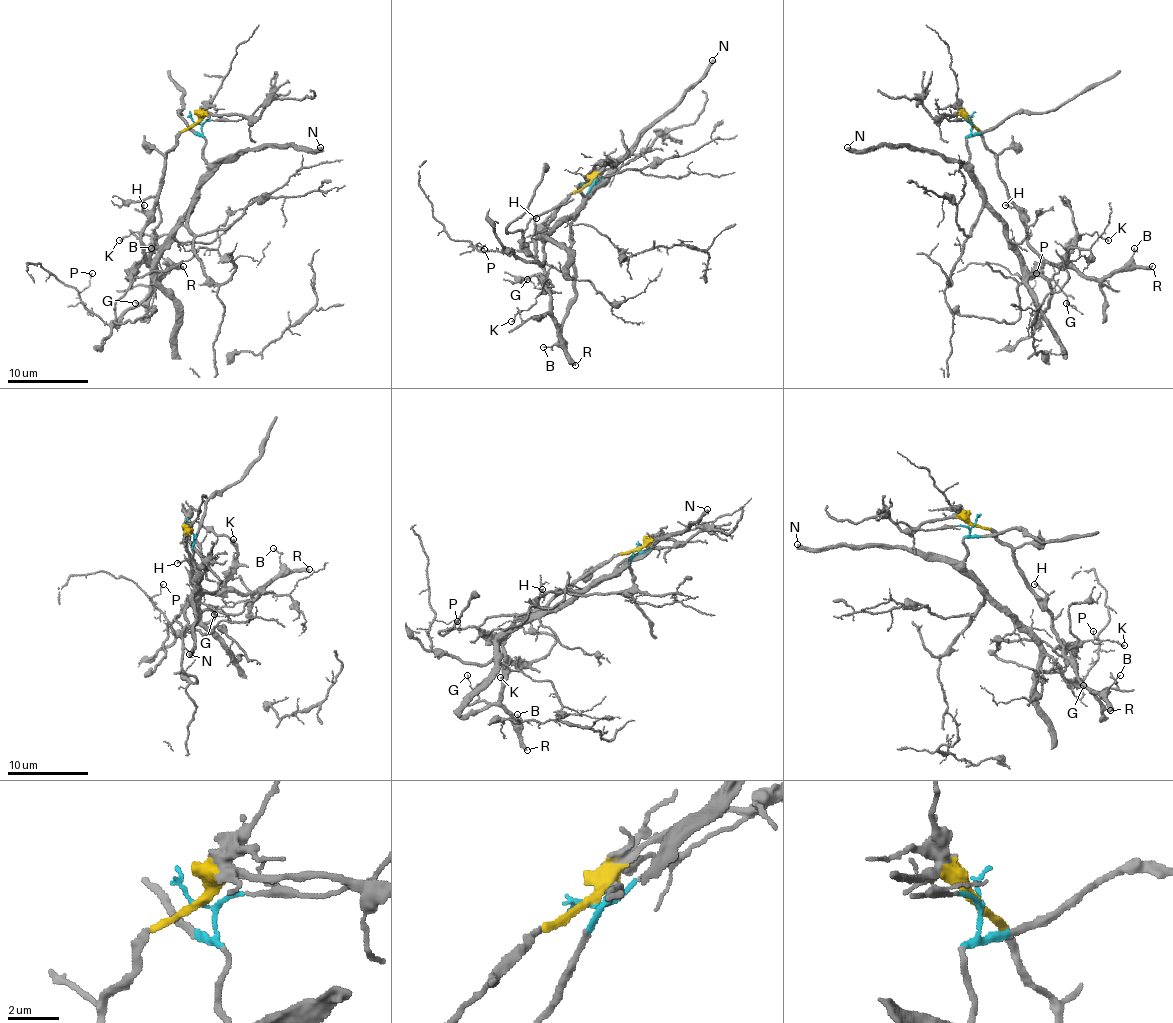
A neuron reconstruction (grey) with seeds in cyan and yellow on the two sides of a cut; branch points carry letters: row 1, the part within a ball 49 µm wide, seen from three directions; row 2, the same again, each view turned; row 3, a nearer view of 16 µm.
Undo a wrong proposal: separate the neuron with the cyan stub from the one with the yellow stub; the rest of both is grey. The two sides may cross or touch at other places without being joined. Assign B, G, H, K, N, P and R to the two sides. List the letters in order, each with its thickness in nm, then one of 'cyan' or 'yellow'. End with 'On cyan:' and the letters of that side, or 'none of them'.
B: calibre 90 nm; yellow
G: calibre 90 nm; cyan
H: calibre 150 nm; yellow
K: calibre 140 nm; yellow
N: calibre 360 nm; cyan
P: calibre 80 nm; cyan
R: calibre 360 nm; yellow
On cyan: G, N, P

